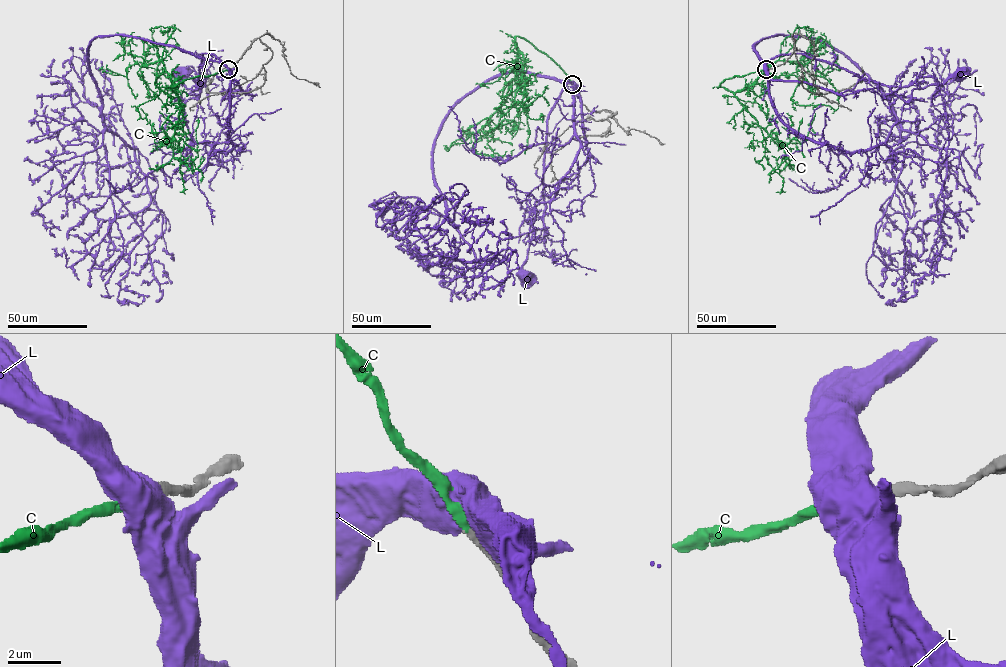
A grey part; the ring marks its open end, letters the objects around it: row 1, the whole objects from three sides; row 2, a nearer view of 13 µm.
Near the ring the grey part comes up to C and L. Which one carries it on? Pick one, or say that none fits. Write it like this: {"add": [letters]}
{"add": ["C"]}

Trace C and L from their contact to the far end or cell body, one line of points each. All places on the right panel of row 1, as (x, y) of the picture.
C: (767, 69), (719, 87), (740, 91), (777, 61), (805, 64), (818, 37), (832, 48), (840, 69), (834, 69)
L: (767, 69), (765, 64), (775, 56), (801, 53), (883, 83), (907, 101), (913, 89), (943, 84), (959, 73)

